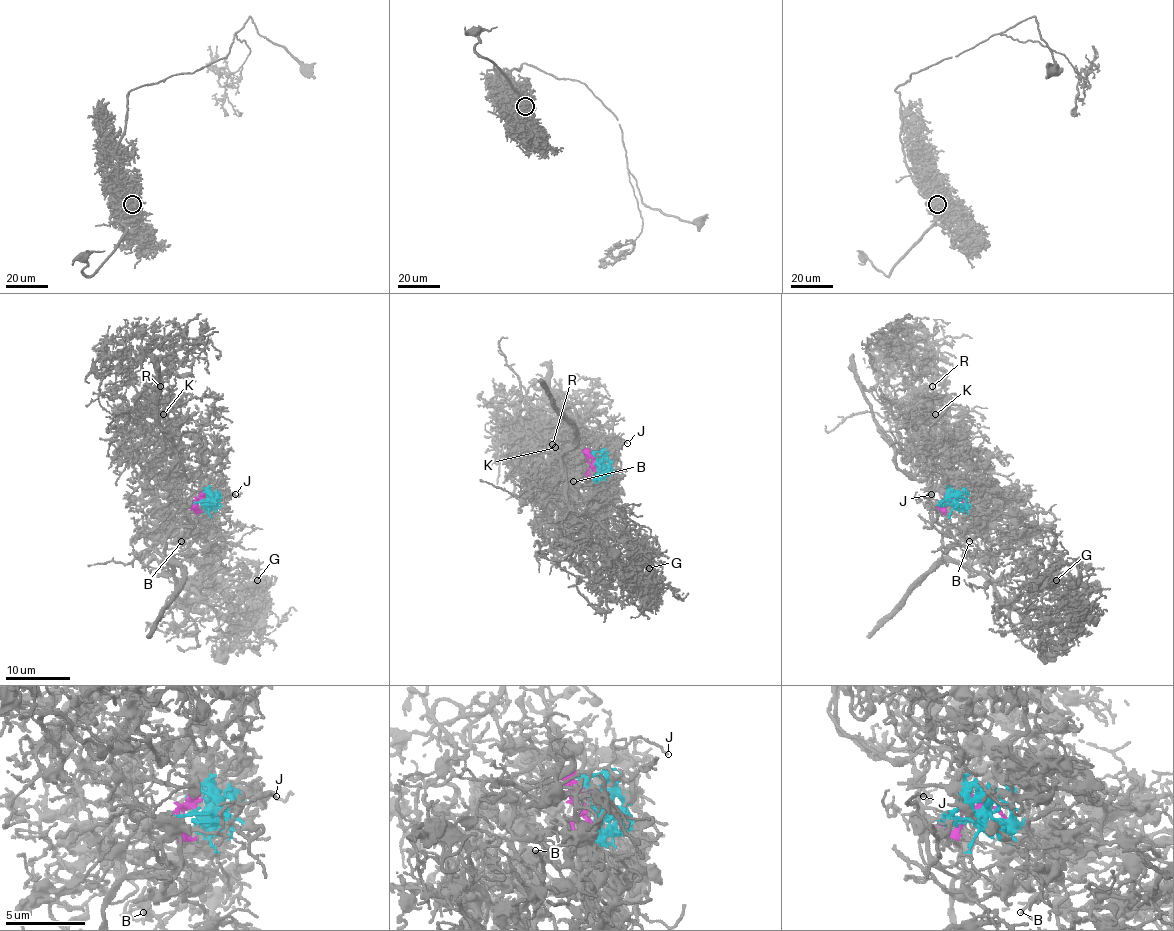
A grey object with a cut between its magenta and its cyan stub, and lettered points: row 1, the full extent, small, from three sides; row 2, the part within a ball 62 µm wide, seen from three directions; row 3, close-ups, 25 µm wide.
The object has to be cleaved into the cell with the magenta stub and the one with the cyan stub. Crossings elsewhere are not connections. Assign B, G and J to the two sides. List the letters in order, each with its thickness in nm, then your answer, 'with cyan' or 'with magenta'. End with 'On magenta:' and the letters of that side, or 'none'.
B: 120 nm | with cyan
G: 170 nm | with cyan
J: 120 nm | with magenta
On magenta: J

